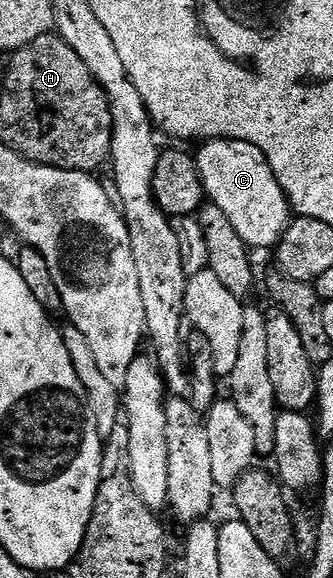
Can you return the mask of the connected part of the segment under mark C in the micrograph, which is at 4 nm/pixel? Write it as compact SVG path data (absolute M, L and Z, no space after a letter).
M214 138L202 146L205 147L196 151L195 157L208 201L226 214L250 248L276 247L291 221L291 207L263 152L255 144L230 138Z

